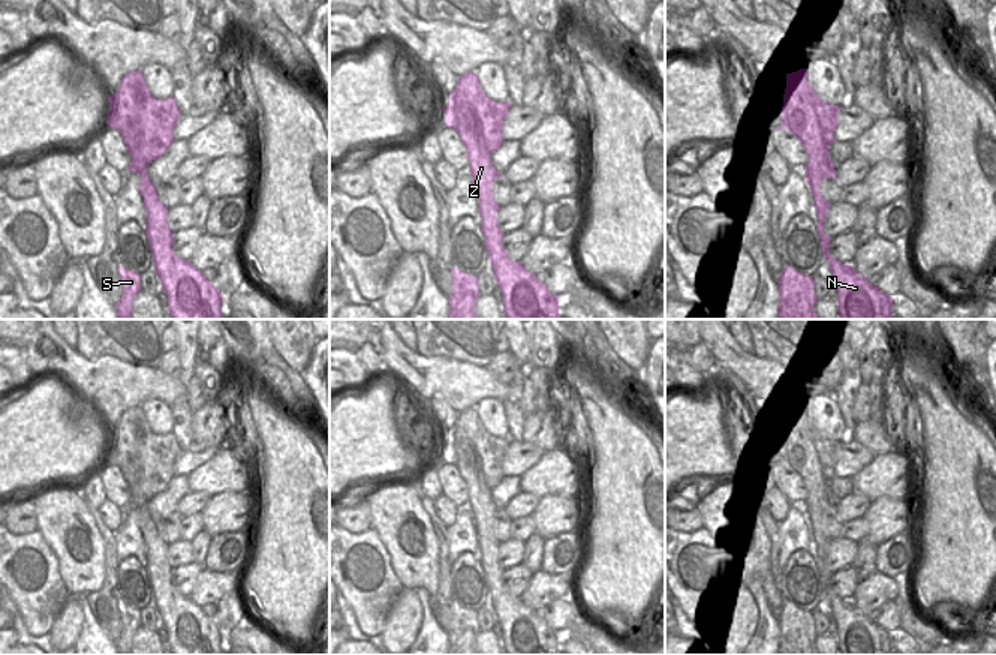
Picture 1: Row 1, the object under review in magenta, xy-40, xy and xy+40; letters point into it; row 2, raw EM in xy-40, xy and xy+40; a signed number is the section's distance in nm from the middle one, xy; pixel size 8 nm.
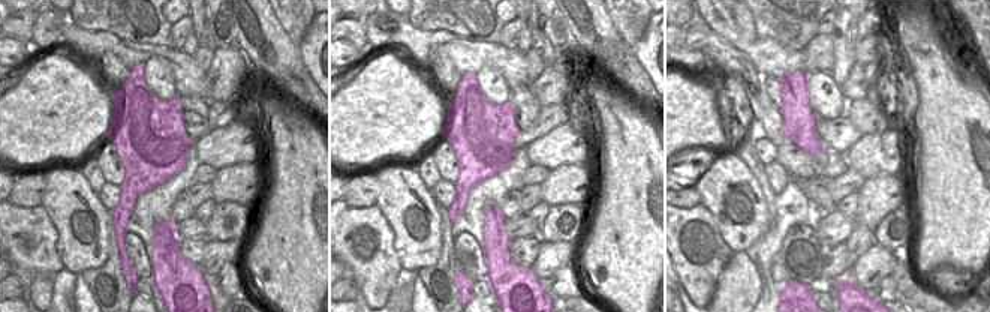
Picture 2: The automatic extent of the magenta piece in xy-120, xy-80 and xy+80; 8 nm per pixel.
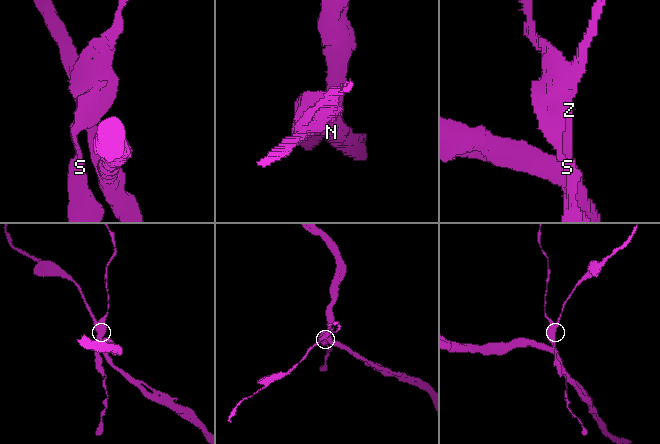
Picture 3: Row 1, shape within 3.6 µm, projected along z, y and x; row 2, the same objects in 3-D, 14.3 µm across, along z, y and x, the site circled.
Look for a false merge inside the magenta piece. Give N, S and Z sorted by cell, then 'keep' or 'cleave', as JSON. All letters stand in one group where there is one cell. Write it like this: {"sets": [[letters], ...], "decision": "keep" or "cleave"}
{"sets": [["N", "Z"], ["S"]], "decision": "cleave"}

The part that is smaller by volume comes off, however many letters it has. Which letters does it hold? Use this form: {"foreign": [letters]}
{"foreign": ["S"]}

